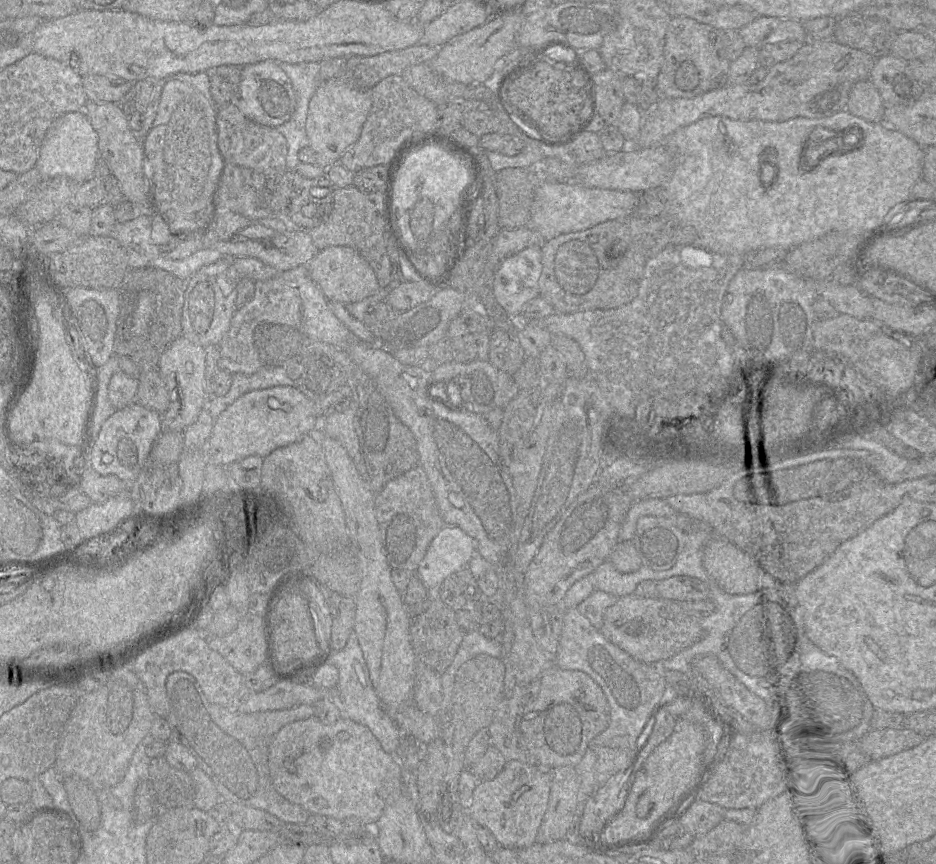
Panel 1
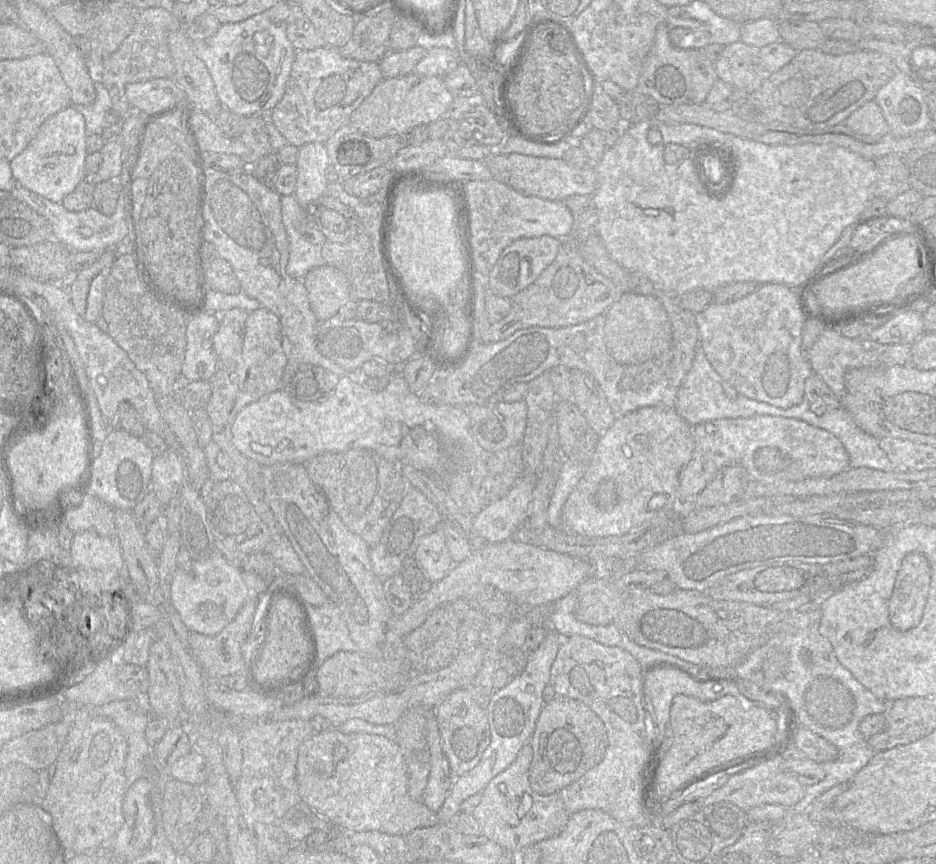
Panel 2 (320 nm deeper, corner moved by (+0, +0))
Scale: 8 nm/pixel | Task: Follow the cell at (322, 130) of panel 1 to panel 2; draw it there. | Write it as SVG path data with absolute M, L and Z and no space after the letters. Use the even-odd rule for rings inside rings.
M310 142L299 148L295 164L297 182L294 196L303 209L326 194L328 185L326 168L329 164L325 143Z

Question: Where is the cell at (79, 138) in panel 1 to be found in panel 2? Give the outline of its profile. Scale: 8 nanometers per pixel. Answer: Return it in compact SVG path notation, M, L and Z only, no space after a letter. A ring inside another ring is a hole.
M71 105L49 117L27 147L10 161L17 185L61 203L85 177L87 134L84 116Z

